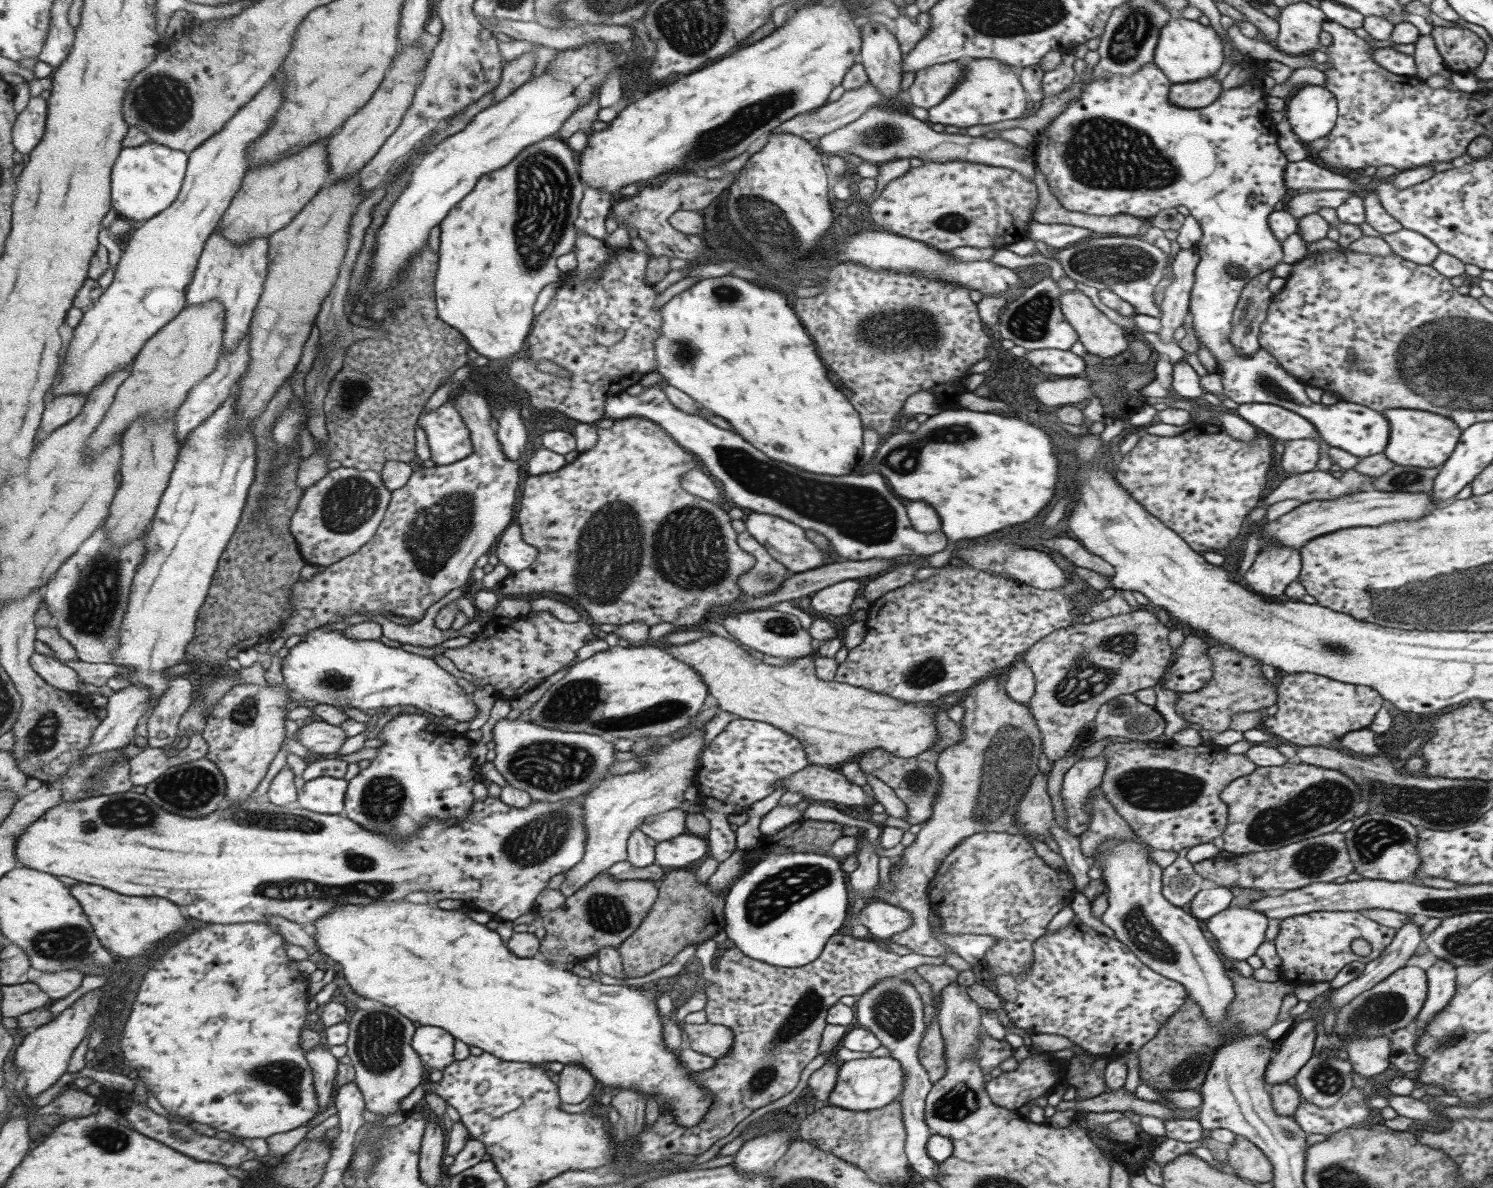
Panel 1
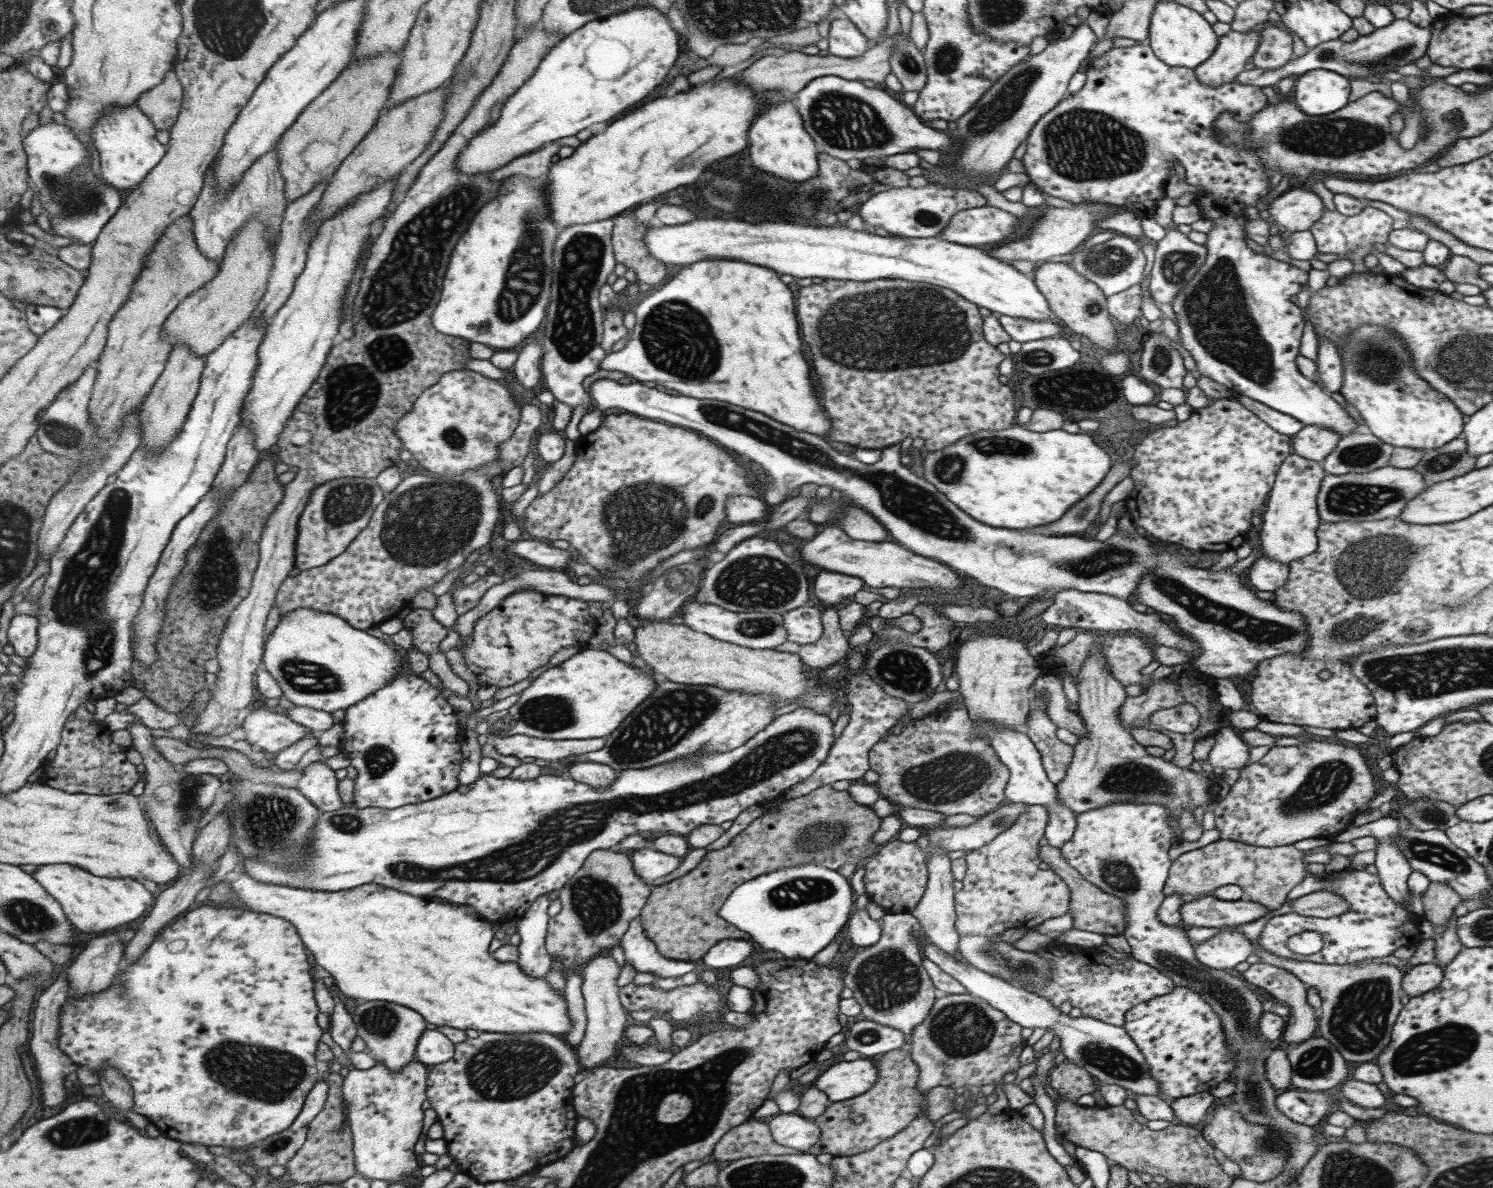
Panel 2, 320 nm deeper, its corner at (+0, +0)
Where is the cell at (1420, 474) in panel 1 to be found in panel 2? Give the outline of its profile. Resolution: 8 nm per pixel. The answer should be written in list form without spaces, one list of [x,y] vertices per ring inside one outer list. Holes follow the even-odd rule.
[[[1461,436],[1455,438],[1441,449],[1429,449],[1422,459],[1412,466],[1423,476],[1426,486],[1452,479],[1473,470],[1475,457],[1467,452]]]

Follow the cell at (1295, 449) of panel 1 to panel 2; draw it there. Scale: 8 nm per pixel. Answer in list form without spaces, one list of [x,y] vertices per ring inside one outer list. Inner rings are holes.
[[[1302,425],[1291,439],[1292,452],[1312,461],[1321,461],[1340,440],[1339,434],[1319,428],[1317,425]]]

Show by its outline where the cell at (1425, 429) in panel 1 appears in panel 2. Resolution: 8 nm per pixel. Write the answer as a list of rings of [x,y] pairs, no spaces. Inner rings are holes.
[[[1358,326],[1344,338],[1344,345],[1338,348],[1341,359],[1341,375],[1343,384],[1338,393],[1357,410],[1364,422],[1364,430],[1379,438],[1380,442],[1391,447],[1408,449],[1441,449],[1455,438],[1461,436],[1463,420],[1453,402],[1449,402],[1443,394],[1439,394],[1427,382],[1415,374],[1411,368],[1411,356],[1405,346],[1387,330],[1379,330],[1379,326]]]

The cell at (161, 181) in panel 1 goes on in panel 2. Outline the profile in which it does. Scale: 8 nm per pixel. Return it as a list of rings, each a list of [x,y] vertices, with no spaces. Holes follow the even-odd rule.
[[[137,104],[115,107],[101,117],[94,126],[93,137],[103,178],[121,190],[133,190],[141,185],[168,151],[168,146],[158,139],[158,131],[150,116]]]

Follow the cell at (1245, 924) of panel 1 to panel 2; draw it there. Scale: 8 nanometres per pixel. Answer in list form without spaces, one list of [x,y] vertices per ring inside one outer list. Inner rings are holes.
[[[1225,927],[1223,931],[1194,946],[1194,957],[1207,968],[1233,968],[1252,953],[1250,942],[1238,928]]]

